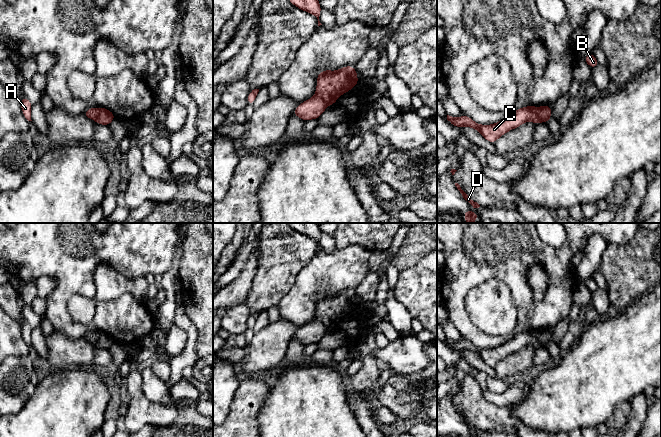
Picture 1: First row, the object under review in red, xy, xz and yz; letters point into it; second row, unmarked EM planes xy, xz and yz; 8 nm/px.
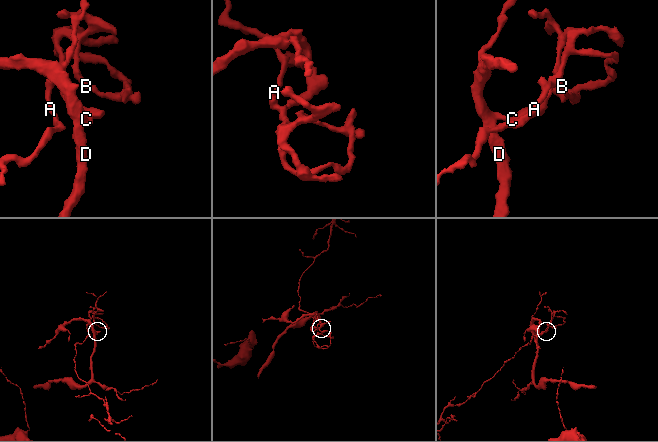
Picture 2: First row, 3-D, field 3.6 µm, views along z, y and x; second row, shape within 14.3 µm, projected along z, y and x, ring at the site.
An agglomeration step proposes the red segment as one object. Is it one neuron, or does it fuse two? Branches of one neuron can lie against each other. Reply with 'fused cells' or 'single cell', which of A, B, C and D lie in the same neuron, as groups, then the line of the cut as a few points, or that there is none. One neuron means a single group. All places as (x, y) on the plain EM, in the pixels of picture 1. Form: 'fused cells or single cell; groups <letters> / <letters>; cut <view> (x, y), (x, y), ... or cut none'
fused cells; groups A B / C D; cut yz (536, 332), (537, 339), (541, 345)

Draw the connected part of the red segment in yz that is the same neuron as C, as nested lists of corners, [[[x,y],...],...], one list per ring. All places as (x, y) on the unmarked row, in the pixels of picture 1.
[[[526,330],[516,335],[511,335],[505,343],[491,349],[480,349],[466,339],[459,342],[447,339],[447,344],[458,352],[467,350],[478,354],[491,367],[495,367],[499,361],[525,346],[532,345],[534,348],[541,346],[537,331],[535,330]]]

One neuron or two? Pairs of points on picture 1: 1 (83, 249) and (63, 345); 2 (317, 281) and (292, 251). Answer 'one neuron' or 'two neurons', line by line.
1: two neurons
2: two neurons

